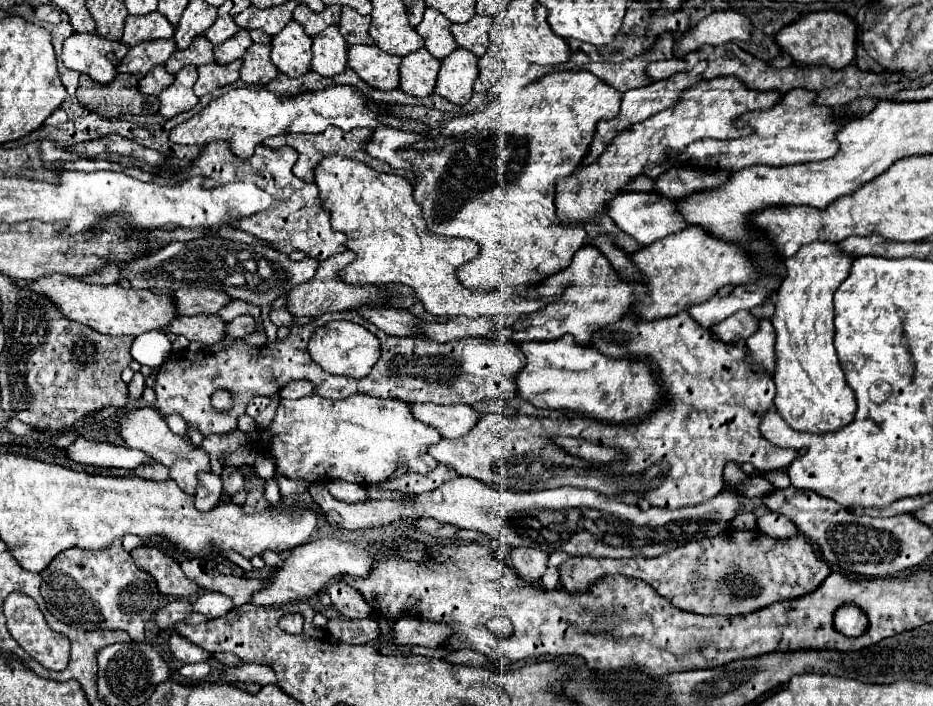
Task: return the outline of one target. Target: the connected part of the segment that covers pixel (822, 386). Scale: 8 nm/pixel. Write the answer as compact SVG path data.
M814 241L804 245L796 251L790 259L786 259L788 275L780 285L780 295L776 301L776 313L772 317L772 325L776 329L776 397L774 403L782 415L782 419L798 431L808 433L832 433L842 427L846 427L856 413L856 395L852 387L848 385L844 371L838 363L838 355L834 349L834 307L832 307L832 295L840 287L840 283L848 277L852 261L856 257L852 253L844 253L838 243L830 241Z

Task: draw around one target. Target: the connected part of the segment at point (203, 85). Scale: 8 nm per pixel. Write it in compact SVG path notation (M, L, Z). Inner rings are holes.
M242 59L232 61L228 65L210 63L210 65L198 67L198 81L194 85L196 97L202 97L202 95L206 95L218 87L234 83L240 77L240 67L242 67Z

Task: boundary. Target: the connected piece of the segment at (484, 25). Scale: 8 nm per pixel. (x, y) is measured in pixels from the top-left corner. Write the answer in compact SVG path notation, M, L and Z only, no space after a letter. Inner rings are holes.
M474 15L468 23L452 25L452 35L458 47L472 51L474 55L484 55L488 49L488 29L492 25L492 17Z

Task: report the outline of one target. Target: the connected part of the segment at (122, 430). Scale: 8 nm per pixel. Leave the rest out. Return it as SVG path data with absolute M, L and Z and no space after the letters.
M134 407L134 409L126 411L124 415L118 417L116 431L124 439L126 447L140 449L146 455L150 455L152 459L156 459L162 465L166 465L168 471L170 471L170 479L174 479L178 483L178 487L182 491L186 491L188 495L196 493L198 475L202 471L210 471L210 457L208 457L208 453L200 445L192 445L188 441L188 437L172 433L168 429L168 425L166 425L164 415L158 409L154 409L154 407Z

